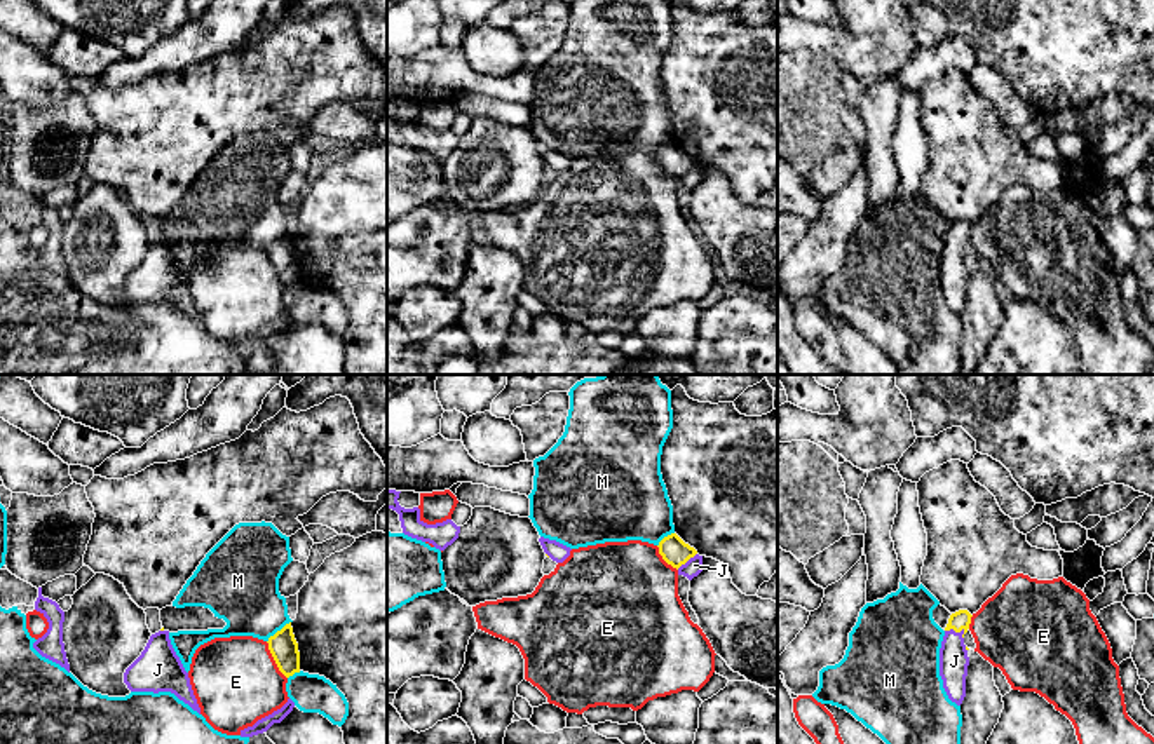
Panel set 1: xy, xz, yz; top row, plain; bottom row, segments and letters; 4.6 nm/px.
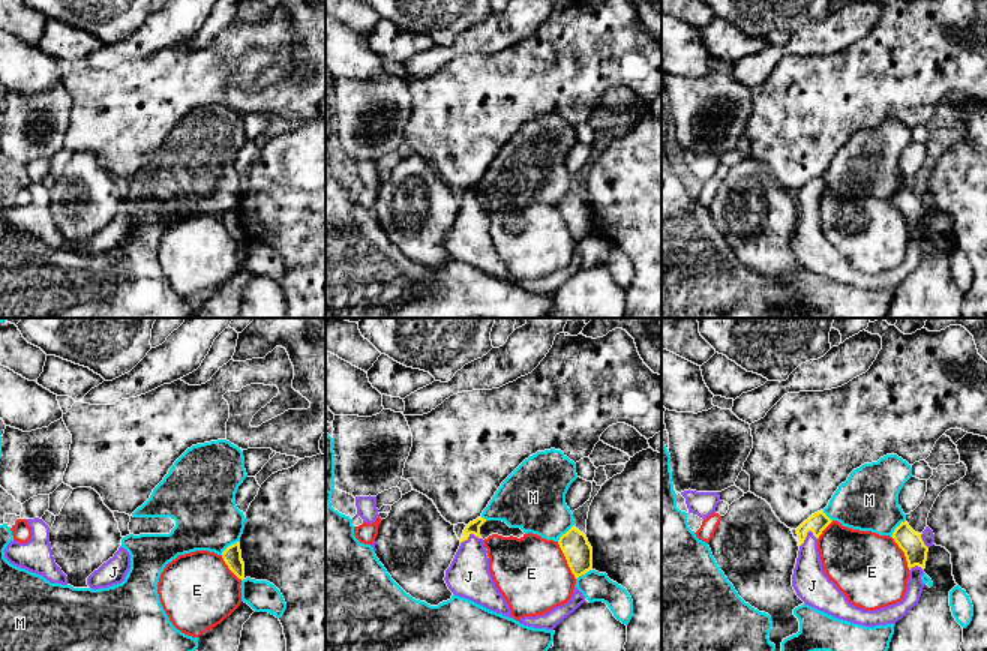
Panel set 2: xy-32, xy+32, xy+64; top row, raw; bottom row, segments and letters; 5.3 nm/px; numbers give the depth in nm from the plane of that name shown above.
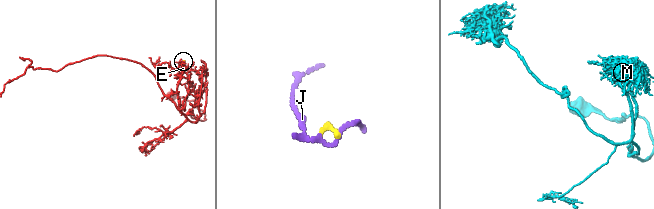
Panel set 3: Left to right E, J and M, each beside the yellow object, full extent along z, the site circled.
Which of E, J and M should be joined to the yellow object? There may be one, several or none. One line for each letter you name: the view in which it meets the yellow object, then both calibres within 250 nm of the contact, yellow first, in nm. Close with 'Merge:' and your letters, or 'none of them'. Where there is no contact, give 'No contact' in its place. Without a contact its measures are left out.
J: Touches yellow in yz. Thickness 90 nm (yellow) against 140 nm
Merge: J

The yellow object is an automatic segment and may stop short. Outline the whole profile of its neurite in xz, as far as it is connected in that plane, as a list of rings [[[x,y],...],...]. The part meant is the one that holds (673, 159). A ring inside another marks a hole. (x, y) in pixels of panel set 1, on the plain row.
[[[676,143],[664,146],[659,152],[662,169],[678,179],[678,185],[692,190],[703,181],[703,166],[694,157],[685,153]]]

